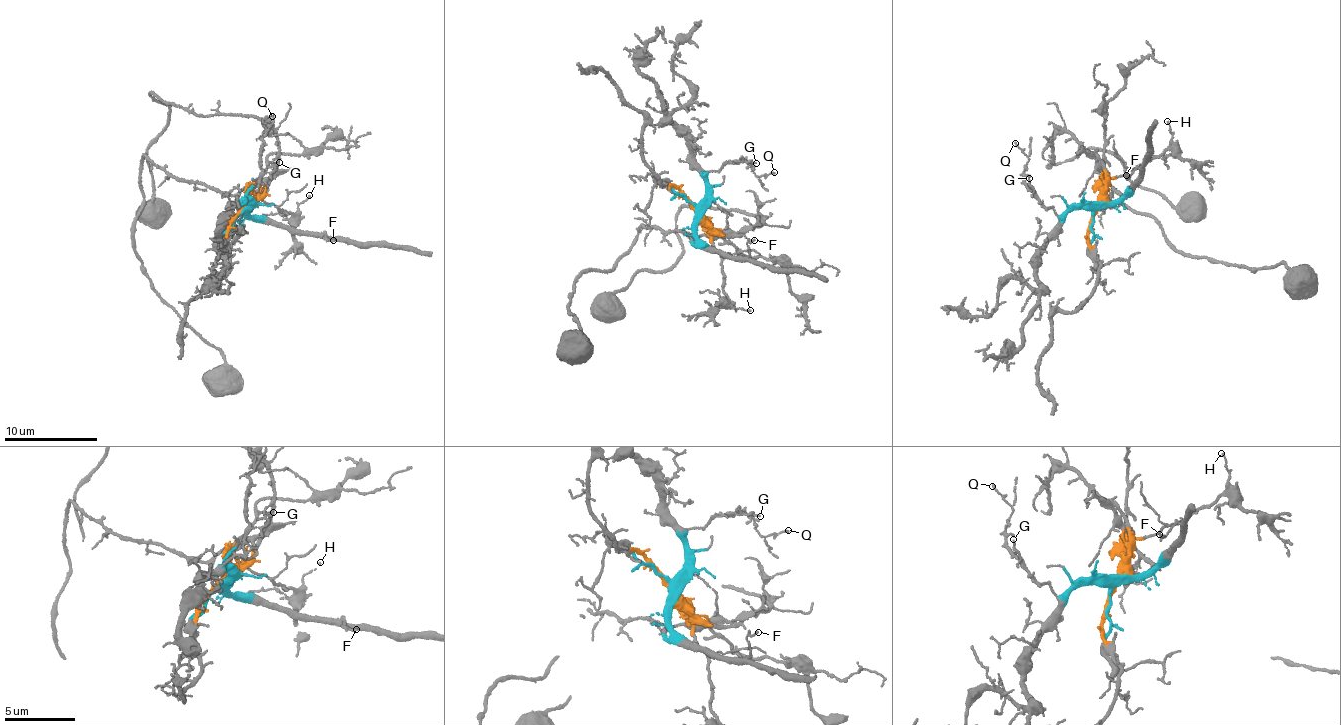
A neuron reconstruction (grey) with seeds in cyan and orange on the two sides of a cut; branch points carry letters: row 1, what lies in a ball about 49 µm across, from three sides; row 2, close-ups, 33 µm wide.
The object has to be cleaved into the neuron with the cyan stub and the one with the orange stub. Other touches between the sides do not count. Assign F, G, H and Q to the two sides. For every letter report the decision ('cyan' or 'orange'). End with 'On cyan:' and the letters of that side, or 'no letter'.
F: cyan
G: cyan
H: orange
Q: cyan
On cyan: F, G, Q

